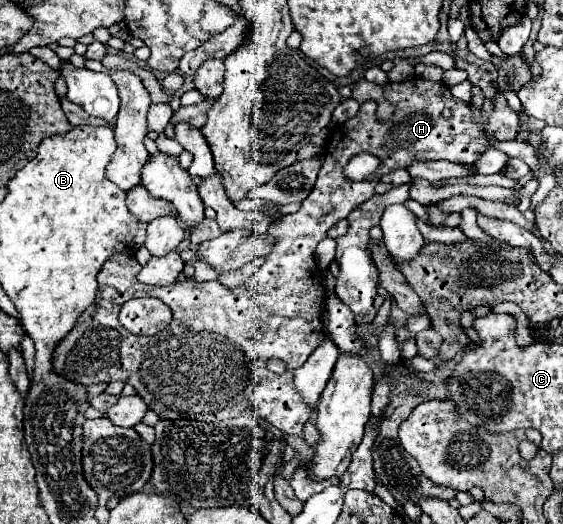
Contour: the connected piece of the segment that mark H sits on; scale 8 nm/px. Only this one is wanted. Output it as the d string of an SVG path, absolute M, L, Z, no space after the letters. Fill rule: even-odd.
M424 81L388 83L384 89L384 97L386 101L398 105L398 115L390 123L382 125L376 119L376 103L366 101L364 105L360 105L358 115L342 123L340 129L332 133L326 145L328 155L324 155L322 169L318 173L318 181L312 193L302 201L302 207L296 213L290 213L284 219L274 221L270 225L268 233L270 237L274 237L274 247L272 247L272 253L264 261L266 267L260 267L242 287L228 289L218 281L196 283L192 279L178 281L176 285L168 285L168 287L148 287L136 279L136 275L140 273L140 265L134 255L112 255L112 259L108 259L98 273L96 303L90 305L80 315L80 321L76 321L76 327L64 337L64 341L56 345L54 355L52 355L52 371L84 387L98 385L98 383L112 383L112 381L130 383L136 389L136 393L148 403L148 407L156 411L160 419L200 419L206 423L218 423L218 421L234 419L242 415L244 411L252 409L262 419L278 427L282 433L302 437L302 425L310 419L310 413L294 389L292 371L304 365L308 355L312 355L312 351L324 339L324 325L322 325L324 287L322 287L322 276L320 271L318 272L318 265L314 259L314 249L326 237L332 225L336 225L340 219L346 219L348 213L356 205L370 199L366 197L368 187L350 183L342 175L342 167L348 163L352 155L360 151L378 155L384 161L384 173L390 173L396 169L408 169L416 161L432 161L432 159L446 159L452 163L470 165L484 153L490 137L498 141L516 139L516 131L518 131L518 113L510 109L502 93L494 101L494 115L482 113L486 121L484 125L480 121L474 121L472 107L468 103L454 99L450 91L440 83L432 83L432 85ZM134 297L156 297L164 301L166 305L170 305L174 313L172 323L162 333L152 335L152 337L138 337L138 335L128 333L118 323L118 311L122 303ZM274 357L286 363L286 373L278 375L268 369L268 361Z

